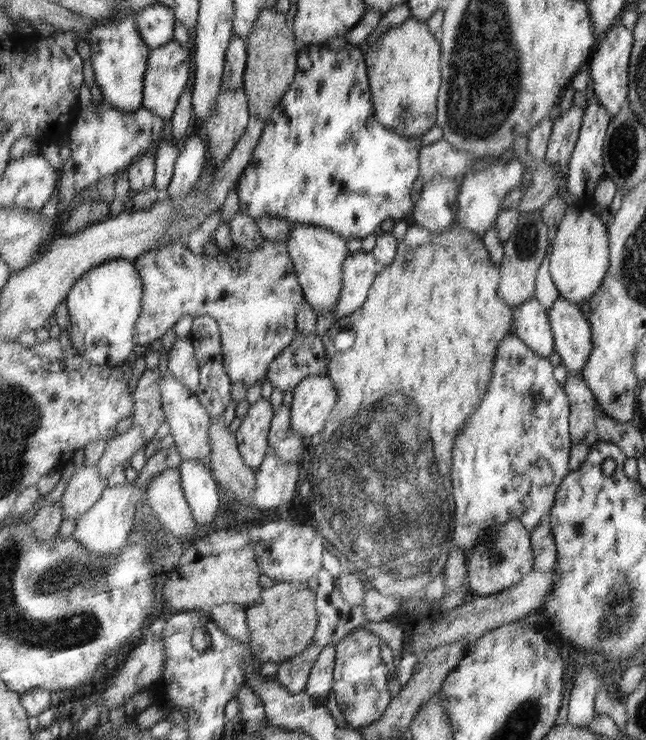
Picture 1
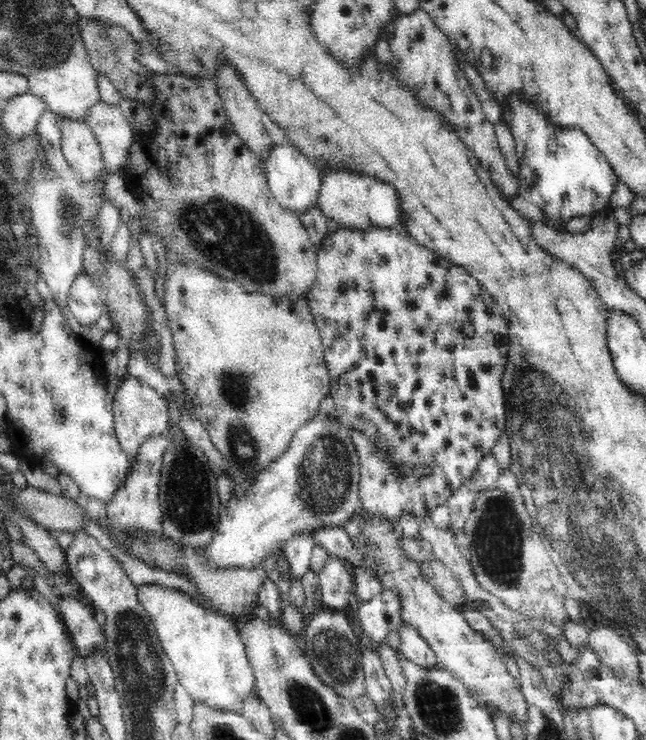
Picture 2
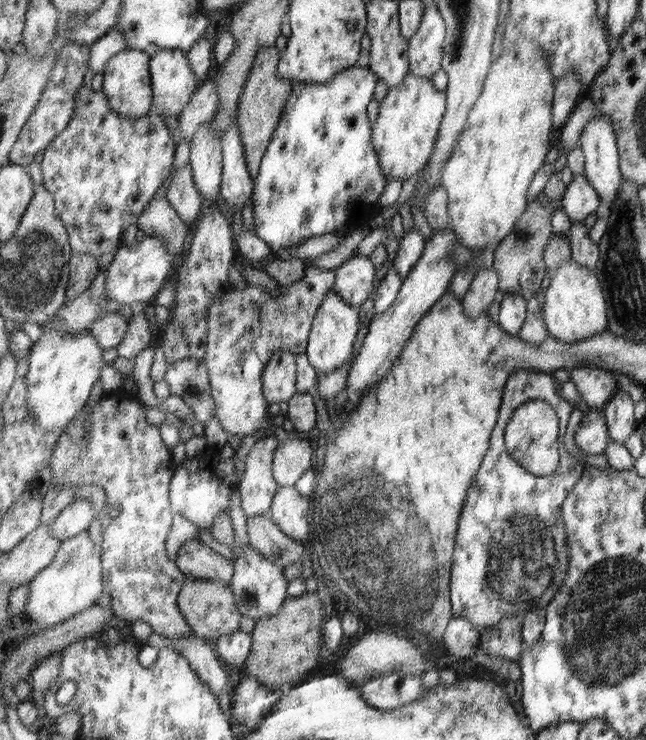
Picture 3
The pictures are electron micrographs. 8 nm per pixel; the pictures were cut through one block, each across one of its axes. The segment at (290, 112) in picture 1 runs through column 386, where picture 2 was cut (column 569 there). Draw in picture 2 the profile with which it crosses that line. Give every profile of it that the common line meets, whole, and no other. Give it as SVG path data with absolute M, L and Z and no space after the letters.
M522 92L509 94L501 109L500 120L508 125L515 140L520 174L530 184L528 198L542 208L551 223L562 226L572 218L594 218L598 214L614 212L610 198L616 192L620 179L606 155L582 129L552 123L548 113L544 113Z

